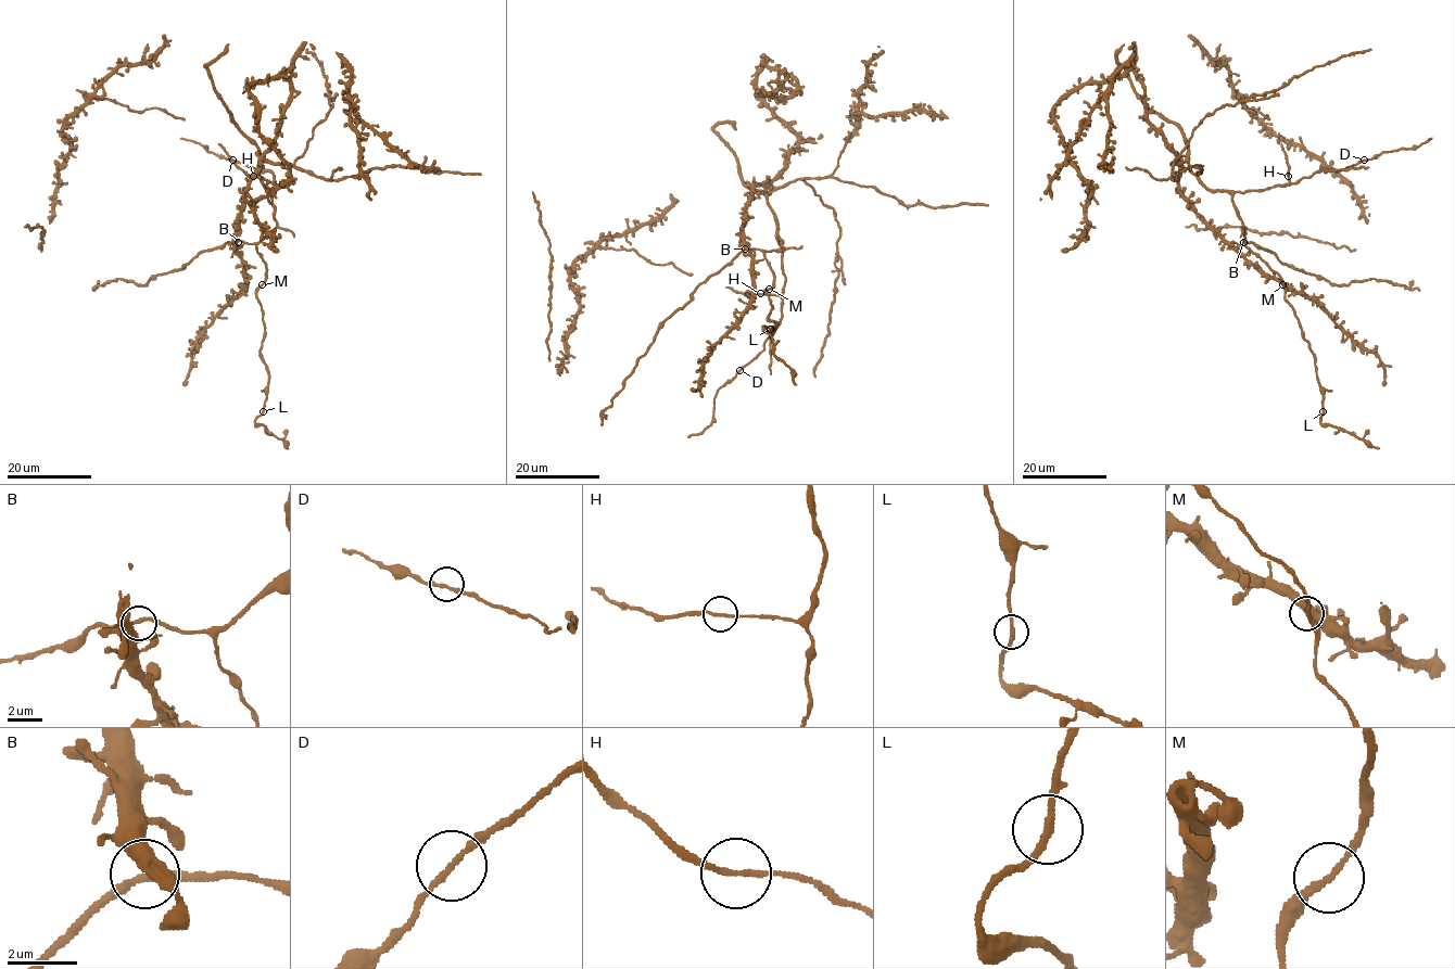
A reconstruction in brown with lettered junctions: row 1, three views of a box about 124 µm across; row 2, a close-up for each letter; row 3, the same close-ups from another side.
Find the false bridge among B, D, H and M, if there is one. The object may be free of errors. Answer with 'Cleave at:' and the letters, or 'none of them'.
Cleave at: none of them

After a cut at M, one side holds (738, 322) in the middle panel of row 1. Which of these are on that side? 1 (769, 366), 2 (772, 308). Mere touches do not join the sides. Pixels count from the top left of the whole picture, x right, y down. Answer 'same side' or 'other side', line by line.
1: same side
2: other side

